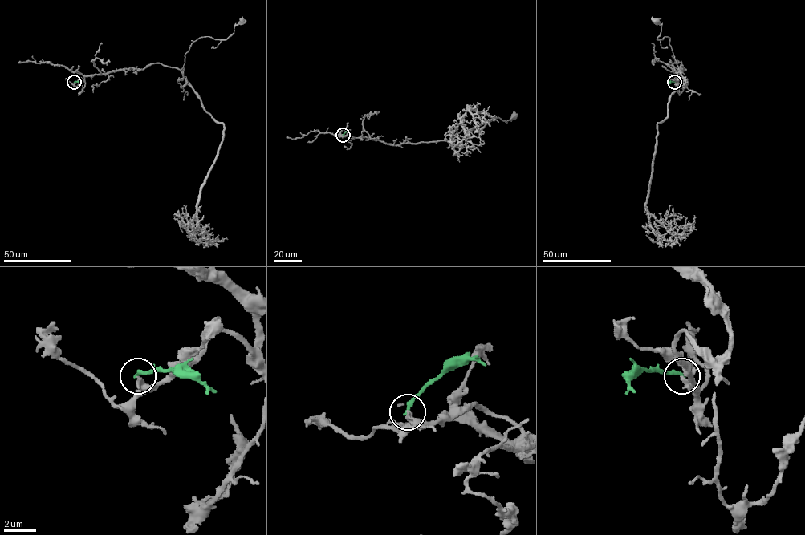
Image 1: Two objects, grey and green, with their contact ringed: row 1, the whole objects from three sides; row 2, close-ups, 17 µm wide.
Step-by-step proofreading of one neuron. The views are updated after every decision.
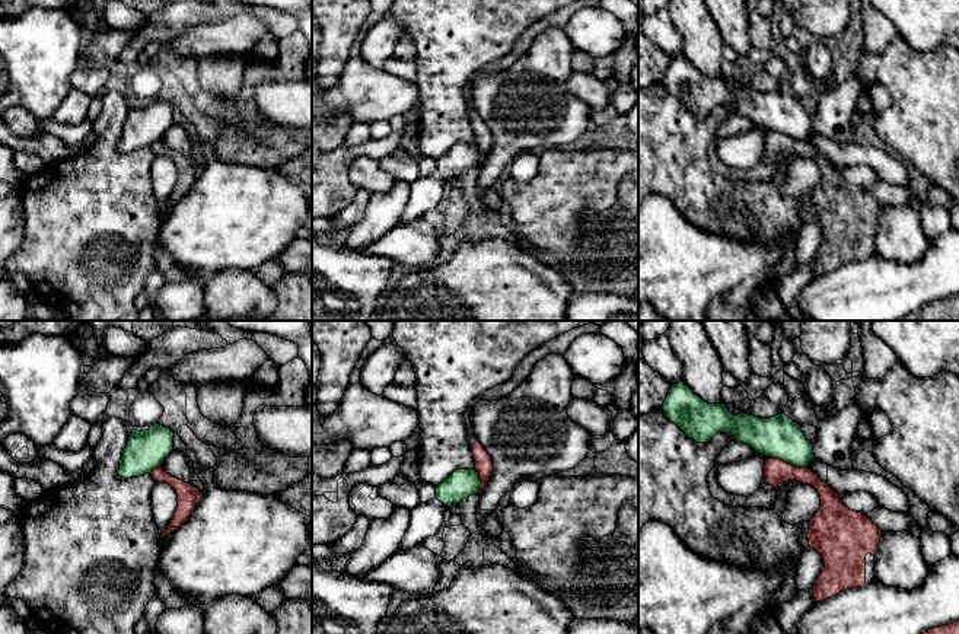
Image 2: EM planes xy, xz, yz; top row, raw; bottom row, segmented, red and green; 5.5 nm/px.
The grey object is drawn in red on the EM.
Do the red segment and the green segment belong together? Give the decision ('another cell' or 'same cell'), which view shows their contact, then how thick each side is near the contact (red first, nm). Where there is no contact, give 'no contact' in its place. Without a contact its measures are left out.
another cell | yz | 140/240 nm

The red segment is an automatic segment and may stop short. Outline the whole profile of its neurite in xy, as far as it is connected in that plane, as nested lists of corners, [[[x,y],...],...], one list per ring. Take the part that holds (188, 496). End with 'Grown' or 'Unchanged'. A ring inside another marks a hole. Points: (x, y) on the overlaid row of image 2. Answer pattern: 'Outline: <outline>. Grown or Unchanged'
Outline: [[[162,466],[154,468],[150,475],[156,480],[156,482],[169,484],[178,494],[175,514],[168,529],[163,532],[163,535],[168,536],[188,520],[203,494],[198,487],[192,487],[191,484],[166,474]]]. Unchanged

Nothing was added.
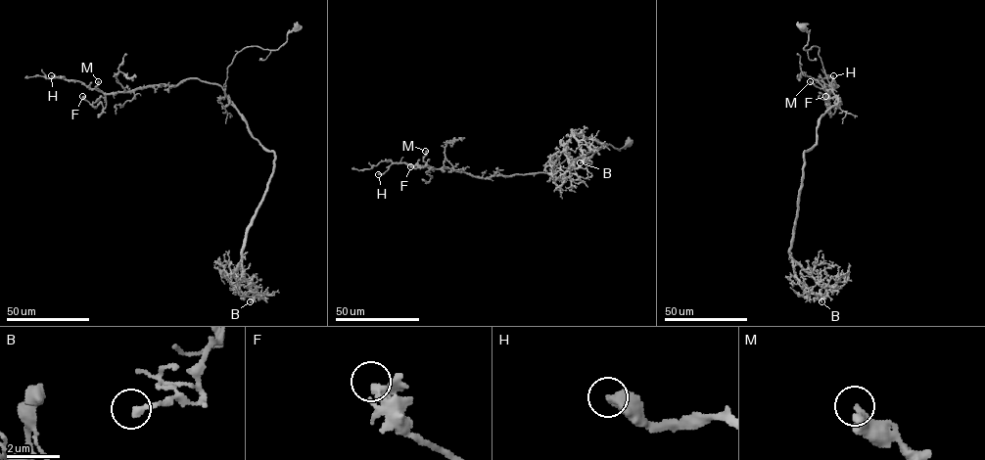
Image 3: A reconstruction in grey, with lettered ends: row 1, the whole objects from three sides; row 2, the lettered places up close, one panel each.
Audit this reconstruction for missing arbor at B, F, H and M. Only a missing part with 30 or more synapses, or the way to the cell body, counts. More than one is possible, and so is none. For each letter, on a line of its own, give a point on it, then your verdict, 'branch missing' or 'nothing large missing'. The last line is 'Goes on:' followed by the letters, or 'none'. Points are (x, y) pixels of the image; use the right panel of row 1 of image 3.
B: at (821, 301); nothing large missing
F: at (825, 96); nothing large missing
H: at (833, 75); branch missing
M: at (810, 81); nothing large missing
Goes on: H

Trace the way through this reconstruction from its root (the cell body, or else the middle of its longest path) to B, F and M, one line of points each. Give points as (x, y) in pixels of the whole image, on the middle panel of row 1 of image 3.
B: (629, 142), (566, 160), (557, 164), (557, 178), (578, 157), (605, 145), (572, 130), (586, 159), (580, 162)
F: (629, 142), (566, 160), (555, 173), (482, 177), (450, 168), (410, 166)
M: (629, 142), (566, 160), (555, 173), (486, 177), (431, 168), (423, 160), (425, 151)

